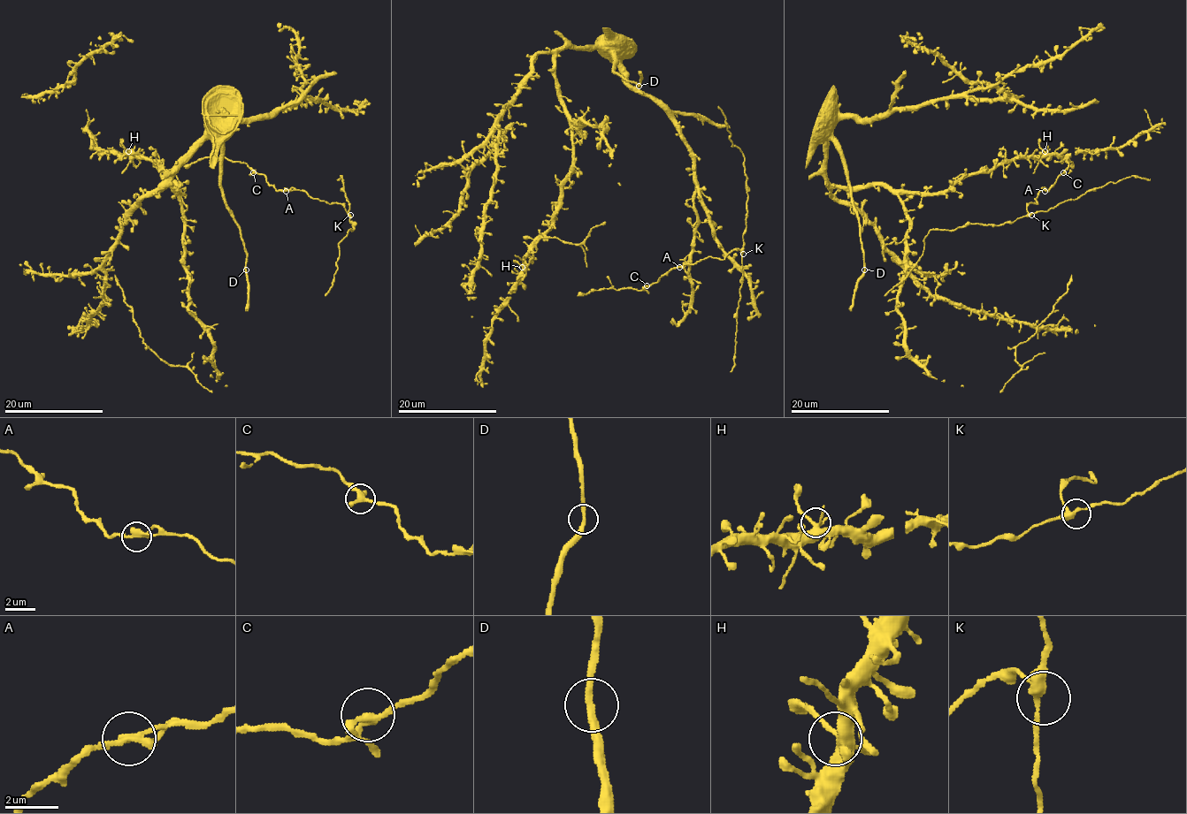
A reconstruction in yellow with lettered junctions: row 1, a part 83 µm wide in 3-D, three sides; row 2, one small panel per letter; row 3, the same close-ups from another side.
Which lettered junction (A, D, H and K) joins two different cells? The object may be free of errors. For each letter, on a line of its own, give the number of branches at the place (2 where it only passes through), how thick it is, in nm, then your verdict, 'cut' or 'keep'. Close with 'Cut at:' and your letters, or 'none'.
A: 3 branches meet; 280 nm thick; keep
D: 2 branches meet; 280 nm thick; keep
H: 3 branches meet; 300 nm thick; keep
K: 3 branches meet; 280 nm thick; keep
Cut at: none

